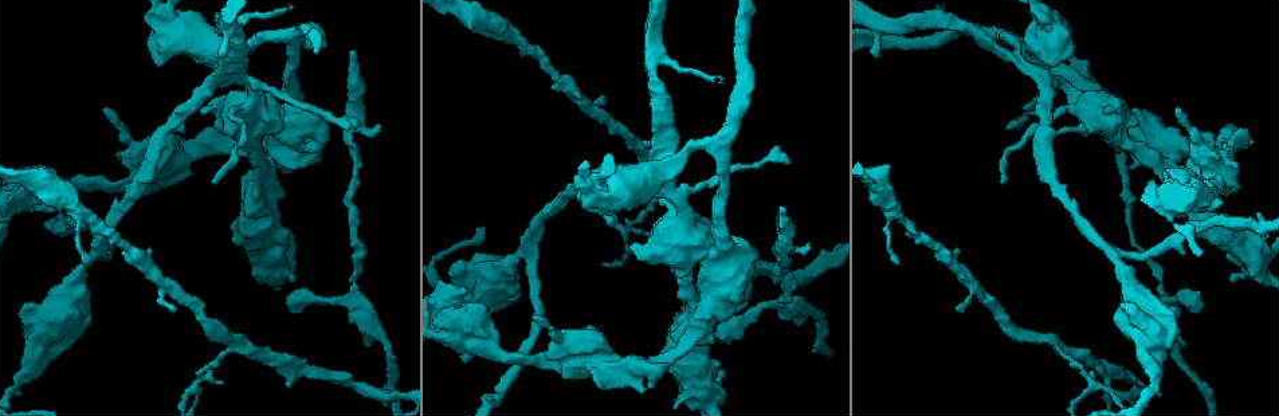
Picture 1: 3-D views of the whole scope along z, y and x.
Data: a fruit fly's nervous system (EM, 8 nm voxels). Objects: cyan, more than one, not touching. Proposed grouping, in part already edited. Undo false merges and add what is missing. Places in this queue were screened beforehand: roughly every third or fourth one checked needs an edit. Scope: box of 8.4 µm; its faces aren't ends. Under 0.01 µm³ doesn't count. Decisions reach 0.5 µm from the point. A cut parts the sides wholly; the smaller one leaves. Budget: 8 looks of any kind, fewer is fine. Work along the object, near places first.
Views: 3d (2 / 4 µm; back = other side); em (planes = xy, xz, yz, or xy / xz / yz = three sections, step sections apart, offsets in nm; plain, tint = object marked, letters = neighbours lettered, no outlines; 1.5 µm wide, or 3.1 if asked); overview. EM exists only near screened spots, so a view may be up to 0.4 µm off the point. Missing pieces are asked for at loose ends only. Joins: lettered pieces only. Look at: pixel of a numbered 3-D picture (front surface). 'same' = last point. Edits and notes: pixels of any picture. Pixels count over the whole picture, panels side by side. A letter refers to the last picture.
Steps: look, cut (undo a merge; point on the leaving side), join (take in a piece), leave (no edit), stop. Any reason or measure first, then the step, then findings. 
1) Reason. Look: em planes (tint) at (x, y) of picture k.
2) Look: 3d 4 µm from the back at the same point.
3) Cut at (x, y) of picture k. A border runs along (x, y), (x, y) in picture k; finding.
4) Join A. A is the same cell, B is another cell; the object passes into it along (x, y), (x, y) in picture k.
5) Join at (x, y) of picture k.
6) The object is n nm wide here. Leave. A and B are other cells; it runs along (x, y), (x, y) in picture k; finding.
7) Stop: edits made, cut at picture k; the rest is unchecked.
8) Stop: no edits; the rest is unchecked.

Three-way junction. Look: em planes (tint) at (627, 230) of picture 1.

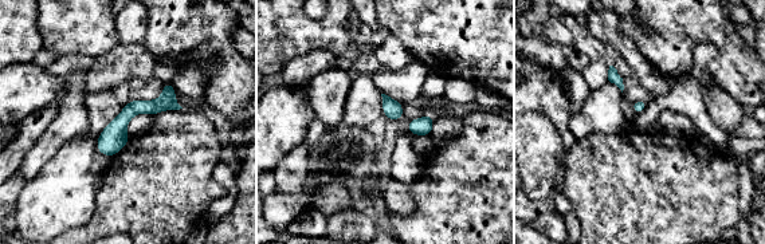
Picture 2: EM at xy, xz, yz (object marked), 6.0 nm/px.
Look: em planes (letters) at the same point.

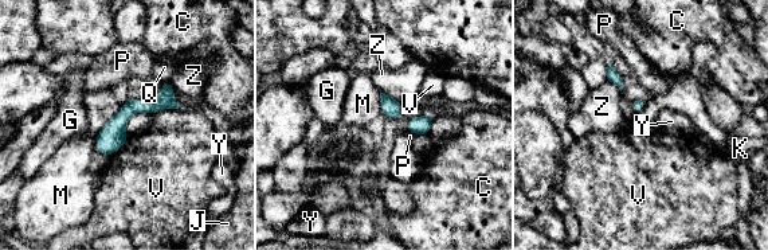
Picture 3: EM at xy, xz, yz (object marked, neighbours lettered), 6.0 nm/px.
The object is 80 nm wide here. Leave. C, G, J, K, M, P, Q, V, Y and Z are other cells; it runs along (168, 85), (98, 145) in picture 3; one neuron here.

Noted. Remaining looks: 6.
Thick turns thin. Look: em xz step 8 (tint) at (740, 319) of picture 1.

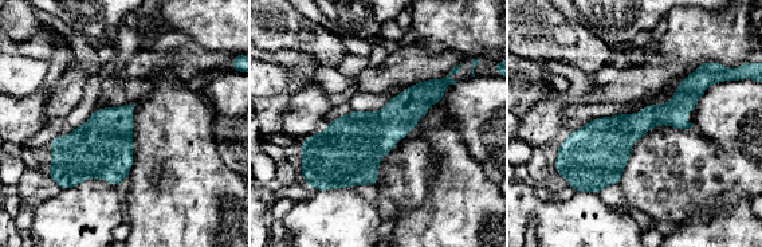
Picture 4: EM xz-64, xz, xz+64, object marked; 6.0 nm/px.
Cut it another way. Look: em planes (letters) at the same point.

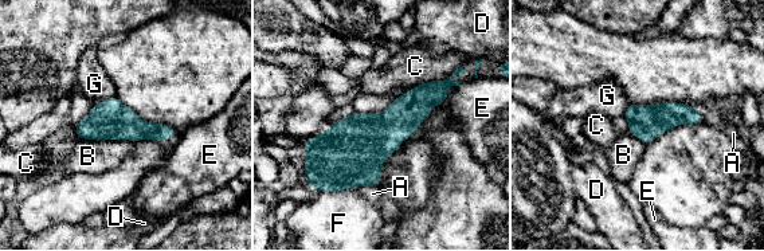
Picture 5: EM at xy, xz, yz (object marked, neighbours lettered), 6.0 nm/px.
Leave. A, B, C, D, E, F and G are other cells; a border runs along (79, 138), (126, 138), (133, 141) in picture 5; all the same neuron.

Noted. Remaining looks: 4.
Sudden change in width. Look: em planes (plain) at (663, 358) of picture 1.

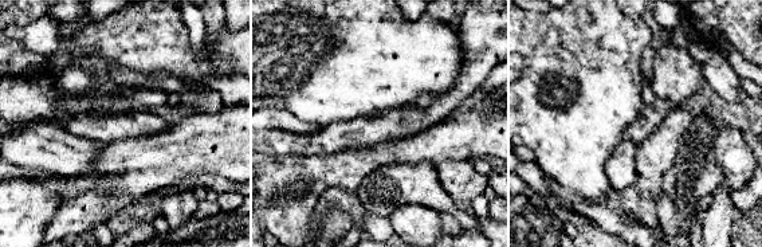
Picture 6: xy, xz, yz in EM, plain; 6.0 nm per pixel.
Look: em planes (letters) at the same point.

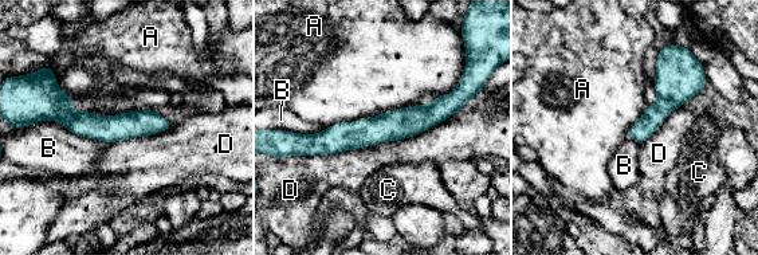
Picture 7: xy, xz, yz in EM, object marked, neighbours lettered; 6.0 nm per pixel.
Leave. A, B, C and D are other cells; a border runs along (419, 102), (325, 128) in picture 7; all the same neuron.

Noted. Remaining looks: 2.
Stop: no edits; the rest is unchecked.

